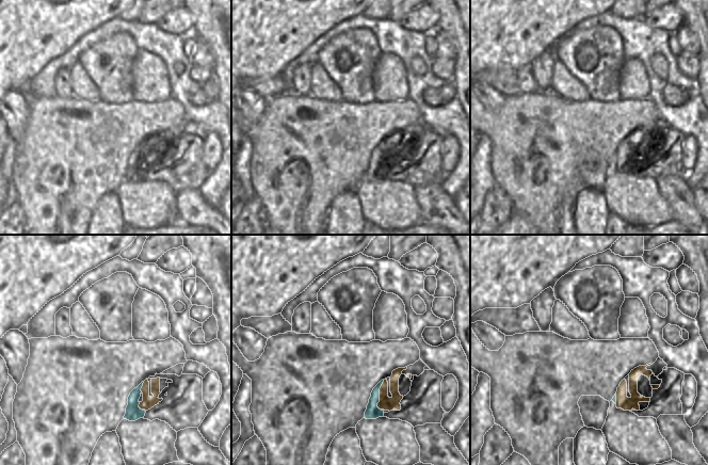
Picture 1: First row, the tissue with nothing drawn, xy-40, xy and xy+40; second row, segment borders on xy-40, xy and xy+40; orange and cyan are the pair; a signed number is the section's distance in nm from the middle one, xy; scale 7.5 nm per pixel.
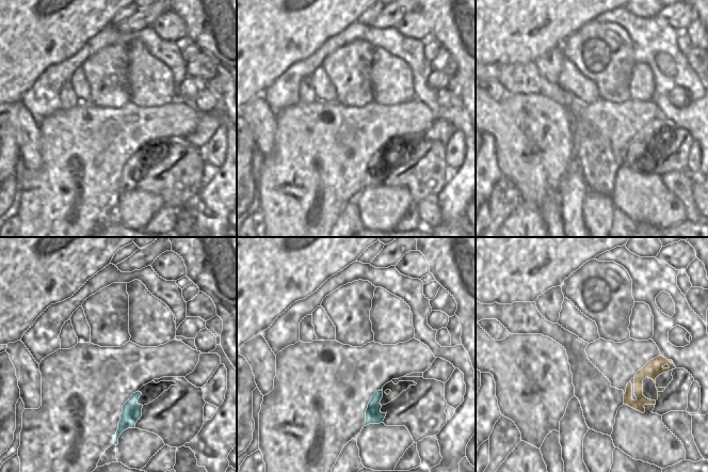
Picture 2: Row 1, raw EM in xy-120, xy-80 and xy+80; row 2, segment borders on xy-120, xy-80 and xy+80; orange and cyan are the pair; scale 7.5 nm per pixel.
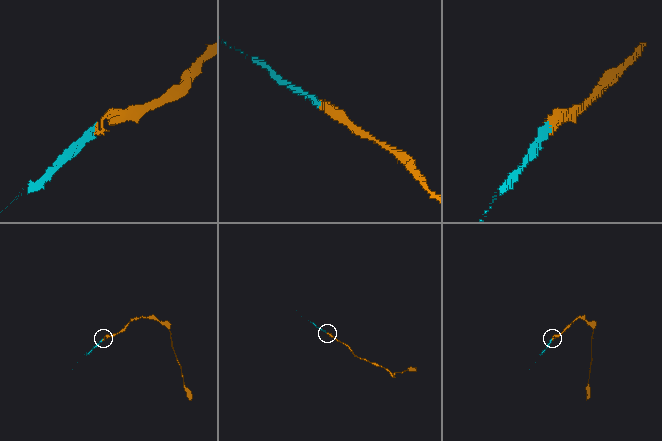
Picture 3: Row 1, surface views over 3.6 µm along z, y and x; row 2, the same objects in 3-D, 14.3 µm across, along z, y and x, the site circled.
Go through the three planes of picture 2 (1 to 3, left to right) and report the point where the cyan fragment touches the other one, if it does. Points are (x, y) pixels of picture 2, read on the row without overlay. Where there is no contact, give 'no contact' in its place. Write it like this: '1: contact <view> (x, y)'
1: no contact
2: no contact
3: no contact

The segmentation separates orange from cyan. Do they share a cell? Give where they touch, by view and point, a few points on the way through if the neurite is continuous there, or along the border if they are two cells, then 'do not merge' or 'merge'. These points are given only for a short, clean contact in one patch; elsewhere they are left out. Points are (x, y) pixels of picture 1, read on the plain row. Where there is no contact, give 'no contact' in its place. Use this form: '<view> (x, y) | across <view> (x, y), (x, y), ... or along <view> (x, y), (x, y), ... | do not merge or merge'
xy (380, 156) | across xy (386, 164), (380, 156), (372, 173) | merge

